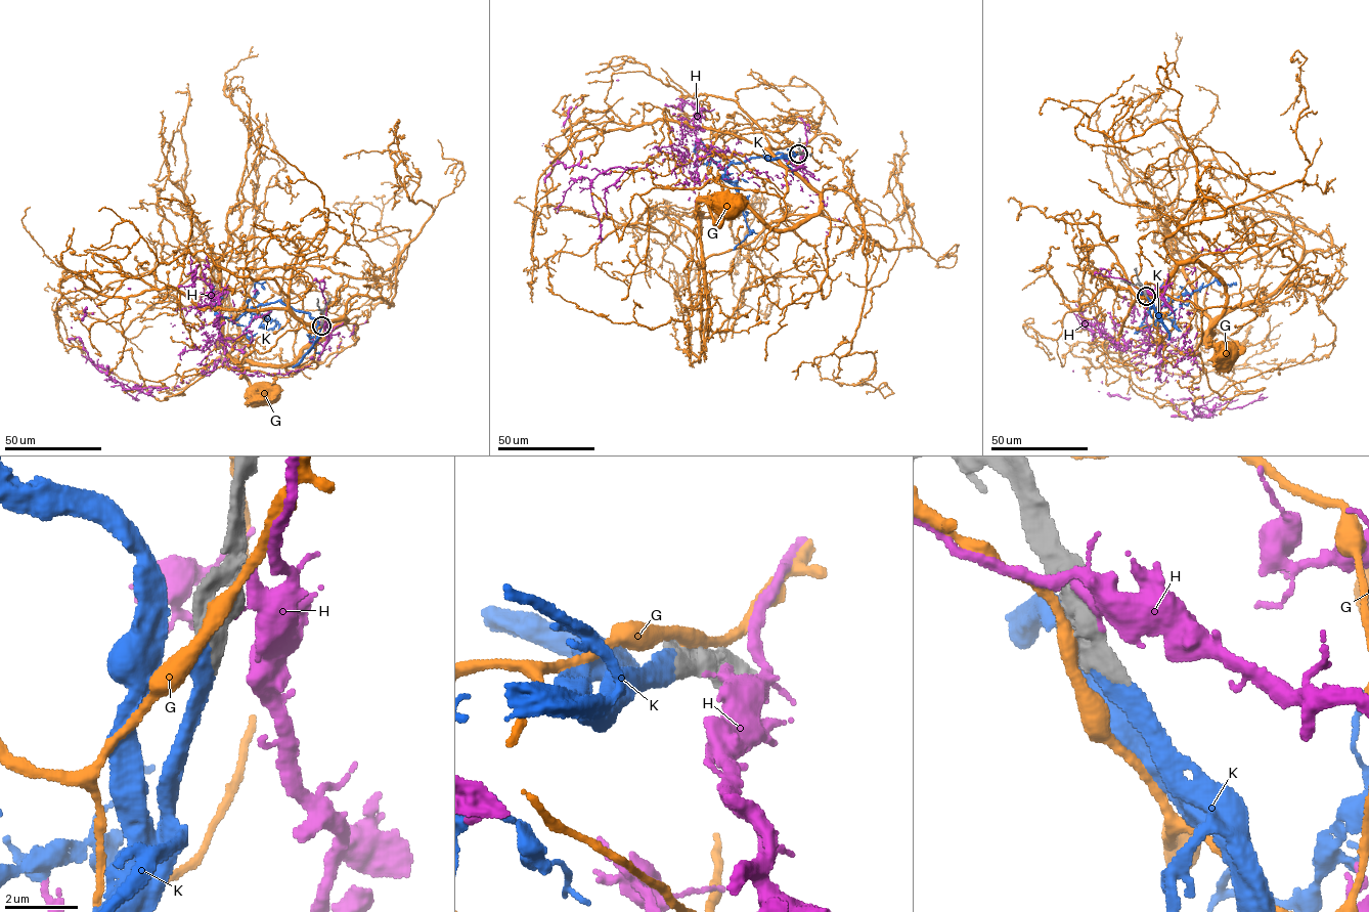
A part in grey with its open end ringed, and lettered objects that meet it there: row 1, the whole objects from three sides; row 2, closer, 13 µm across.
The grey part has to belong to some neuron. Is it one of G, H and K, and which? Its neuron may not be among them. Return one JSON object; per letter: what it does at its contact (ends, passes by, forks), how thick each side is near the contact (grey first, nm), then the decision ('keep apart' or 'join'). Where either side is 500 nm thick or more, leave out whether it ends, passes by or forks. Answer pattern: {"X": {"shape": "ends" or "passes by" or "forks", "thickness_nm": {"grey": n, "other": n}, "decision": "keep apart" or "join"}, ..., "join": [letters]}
{"G": {"shape": "passes by", "thickness_nm": {"grey": 480, "other": 360}, "decision": "keep apart"}, "H": {"thickness_nm": {"grey": 440, "other": 550}, "decision": "keep apart"}, "K": {"shape": "ends", "thickness_nm": {"grey": 400, "other": 440}, "decision": "join"}, "join": ["K"]}

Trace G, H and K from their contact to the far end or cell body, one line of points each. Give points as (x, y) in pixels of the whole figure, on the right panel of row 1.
G: (1145, 294), (1150, 305), (1148, 298), (1182, 263), (1209, 269), (1226, 303), (1208, 342), (1240, 350), (1227, 349)
H: (1145, 292), (1186, 322), (1193, 350), (1164, 380), (1187, 375), (1199, 417), (1166, 395), (1109, 395), (1072, 371)
K: (1146, 295), (1150, 302), (1141, 291), (1151, 305), (1157, 308), (1215, 280), (1230, 286), (1236, 283)

